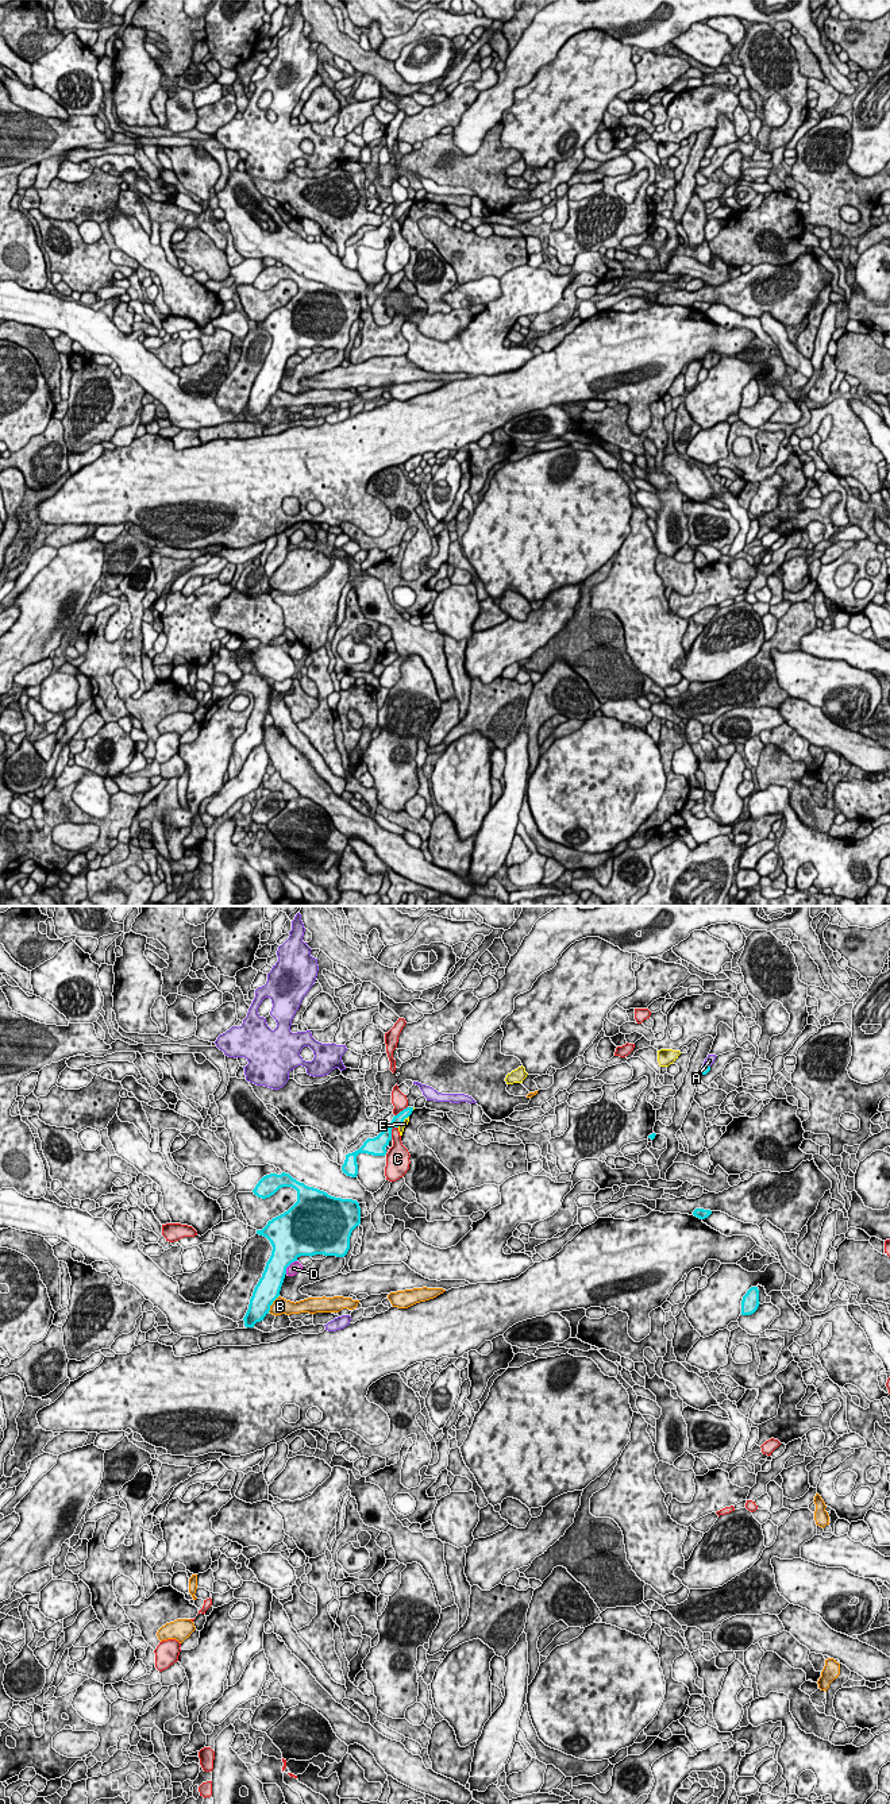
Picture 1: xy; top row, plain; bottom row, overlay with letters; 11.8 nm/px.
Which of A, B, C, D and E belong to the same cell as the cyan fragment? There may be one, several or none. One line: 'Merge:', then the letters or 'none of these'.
Merge: none of these

